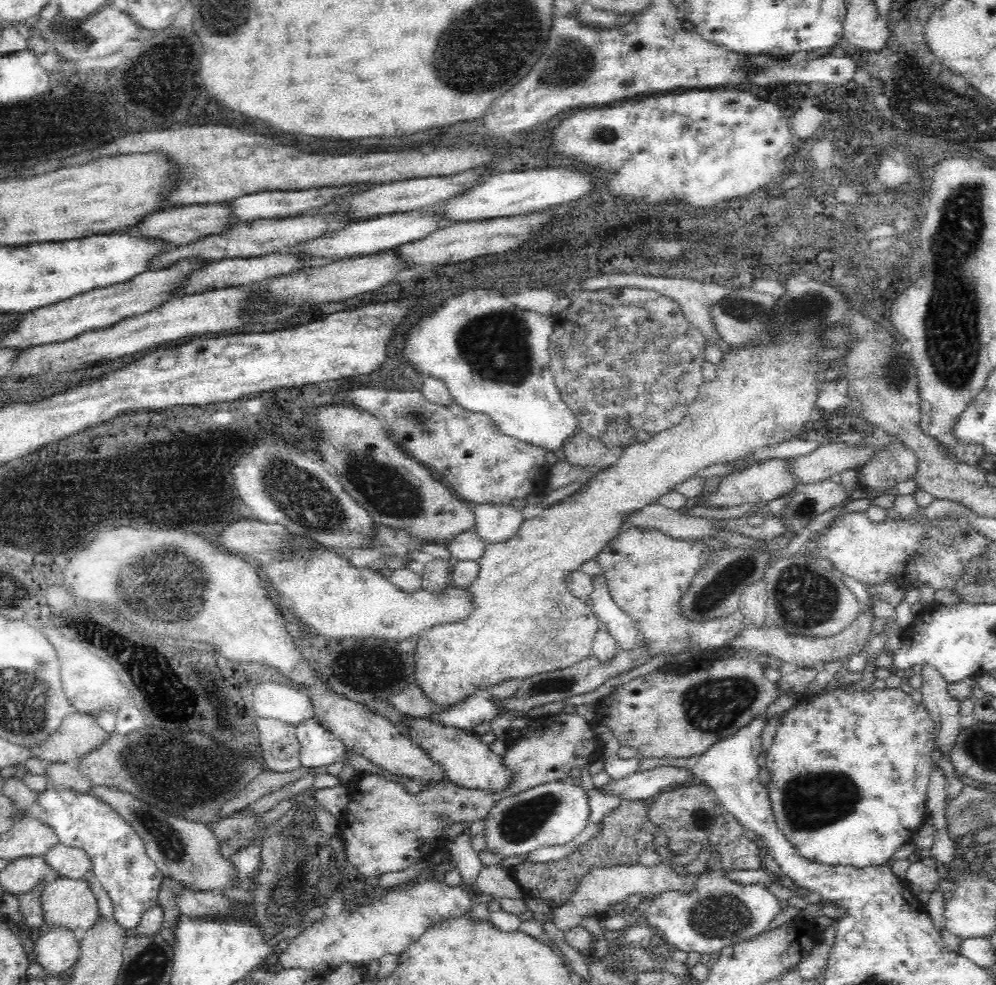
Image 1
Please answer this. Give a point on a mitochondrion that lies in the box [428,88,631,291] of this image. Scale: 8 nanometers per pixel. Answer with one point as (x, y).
(606, 137)

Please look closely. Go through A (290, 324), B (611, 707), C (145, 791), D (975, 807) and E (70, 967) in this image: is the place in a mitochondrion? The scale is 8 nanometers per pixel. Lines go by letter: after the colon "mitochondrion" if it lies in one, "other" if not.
A: other
B: other
C: mitochondrion
D: mitochondrion
E: other

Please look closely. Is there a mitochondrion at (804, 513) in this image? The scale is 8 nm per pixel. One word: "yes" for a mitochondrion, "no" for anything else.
yes

